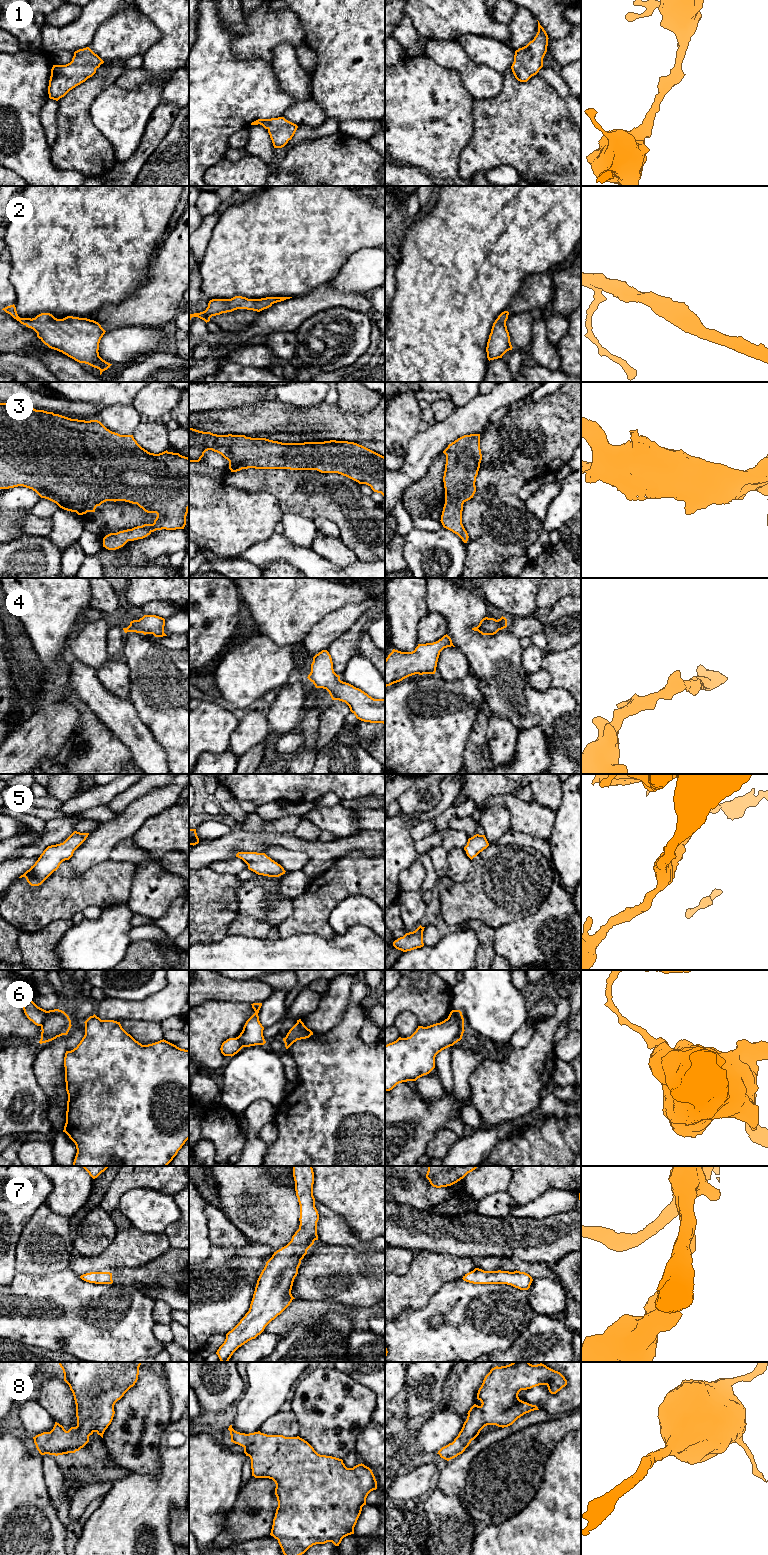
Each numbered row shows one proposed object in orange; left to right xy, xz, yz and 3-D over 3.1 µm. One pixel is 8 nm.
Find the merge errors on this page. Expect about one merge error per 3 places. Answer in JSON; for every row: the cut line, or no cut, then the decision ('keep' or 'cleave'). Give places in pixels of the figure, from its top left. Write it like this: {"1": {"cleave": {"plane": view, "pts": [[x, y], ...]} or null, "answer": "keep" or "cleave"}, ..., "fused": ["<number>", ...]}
{"1": {"cleave": null, "answer": "keep"}, "2": {"cleave": null, "answer": "keep"}, "3": {"cleave": null, "answer": "keep"}, "4": {"cleave": null, "answer": "keep"}, "5": {"cleave": null, "answer": "keep"}, "6": {"cleave": {"plane": "yz", "pts": [[453, 1010], [457, 1020], [463, 1026]]}, "answer": "cleave"}, "7": {"cleave": null, "answer": "keep"}, "8": {"cleave": null, "answer": "keep"}, "fused": ["6"]}

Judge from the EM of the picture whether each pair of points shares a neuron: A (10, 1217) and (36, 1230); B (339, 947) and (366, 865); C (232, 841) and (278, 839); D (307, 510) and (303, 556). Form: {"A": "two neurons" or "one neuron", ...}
{"A": "two neurons", "B": "two neurons", "C": "one neuron", "D": "two neurons"}

